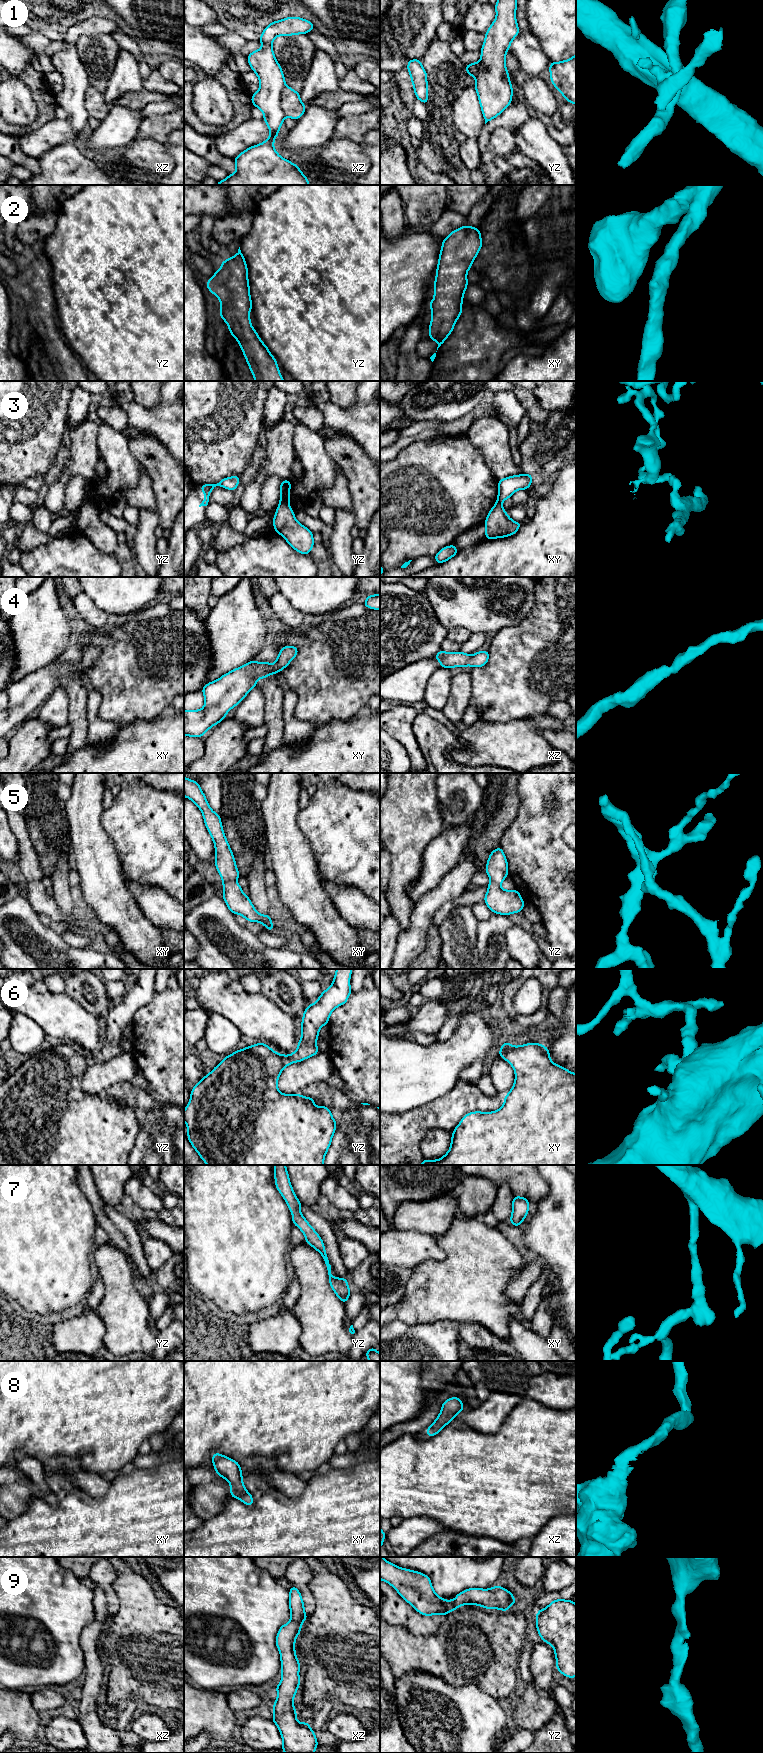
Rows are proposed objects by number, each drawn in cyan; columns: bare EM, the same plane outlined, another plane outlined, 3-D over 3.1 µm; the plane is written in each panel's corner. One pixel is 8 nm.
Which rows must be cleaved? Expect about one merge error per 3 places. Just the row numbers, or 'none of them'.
1, 3

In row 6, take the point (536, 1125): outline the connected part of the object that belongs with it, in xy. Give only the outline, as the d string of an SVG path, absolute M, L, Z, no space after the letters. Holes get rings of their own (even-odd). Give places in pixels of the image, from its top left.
M504 1041L499 1050L499 1057L504 1058L515 1071L514 1085L504 1097L503 1106L493 1112L475 1111L464 1115L452 1132L449 1151L438 1160L423 1159L420 1165L576 1165L576 1073L571 1073L568 1069L553 1063L547 1045L543 1046L539 1043L512 1046Z

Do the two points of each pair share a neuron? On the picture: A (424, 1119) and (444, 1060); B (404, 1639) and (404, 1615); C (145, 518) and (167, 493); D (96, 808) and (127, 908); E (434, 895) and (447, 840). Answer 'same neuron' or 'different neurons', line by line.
A: different neurons
B: different neurons
C: different neurons
D: same neuron
E: different neurons

